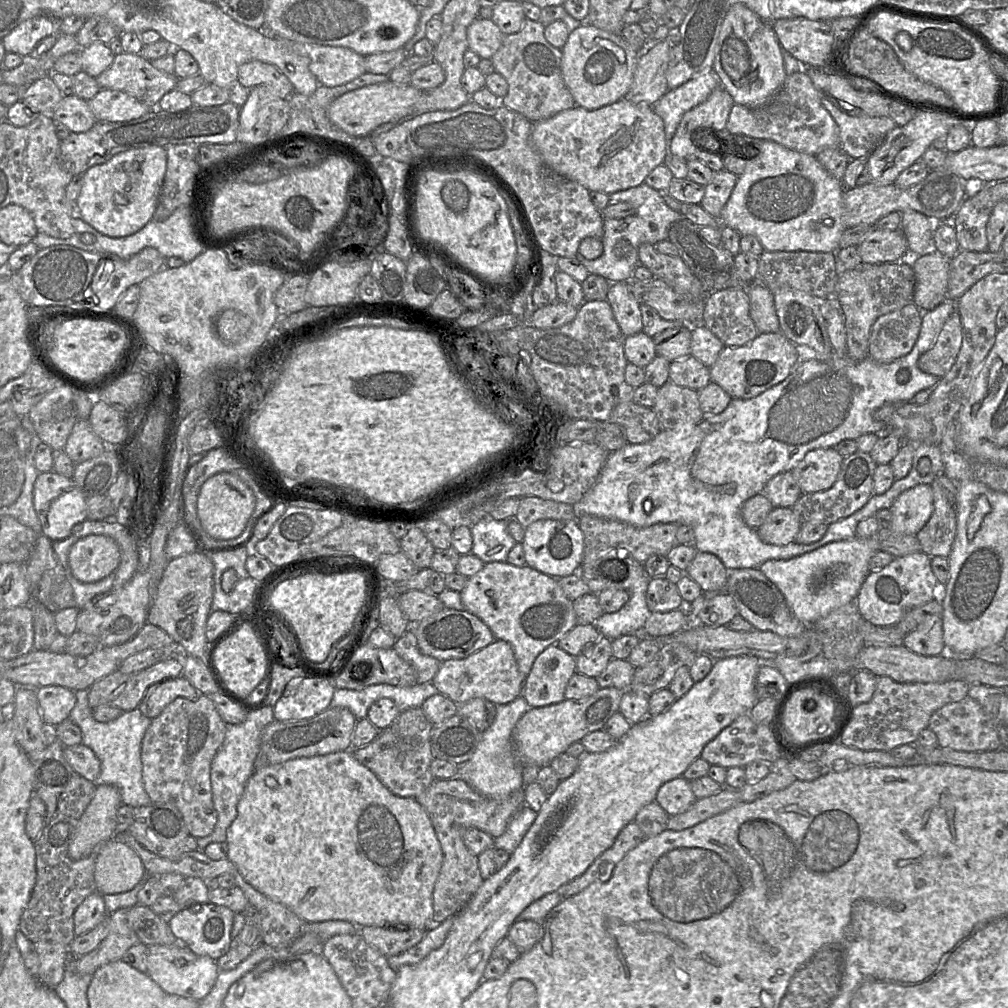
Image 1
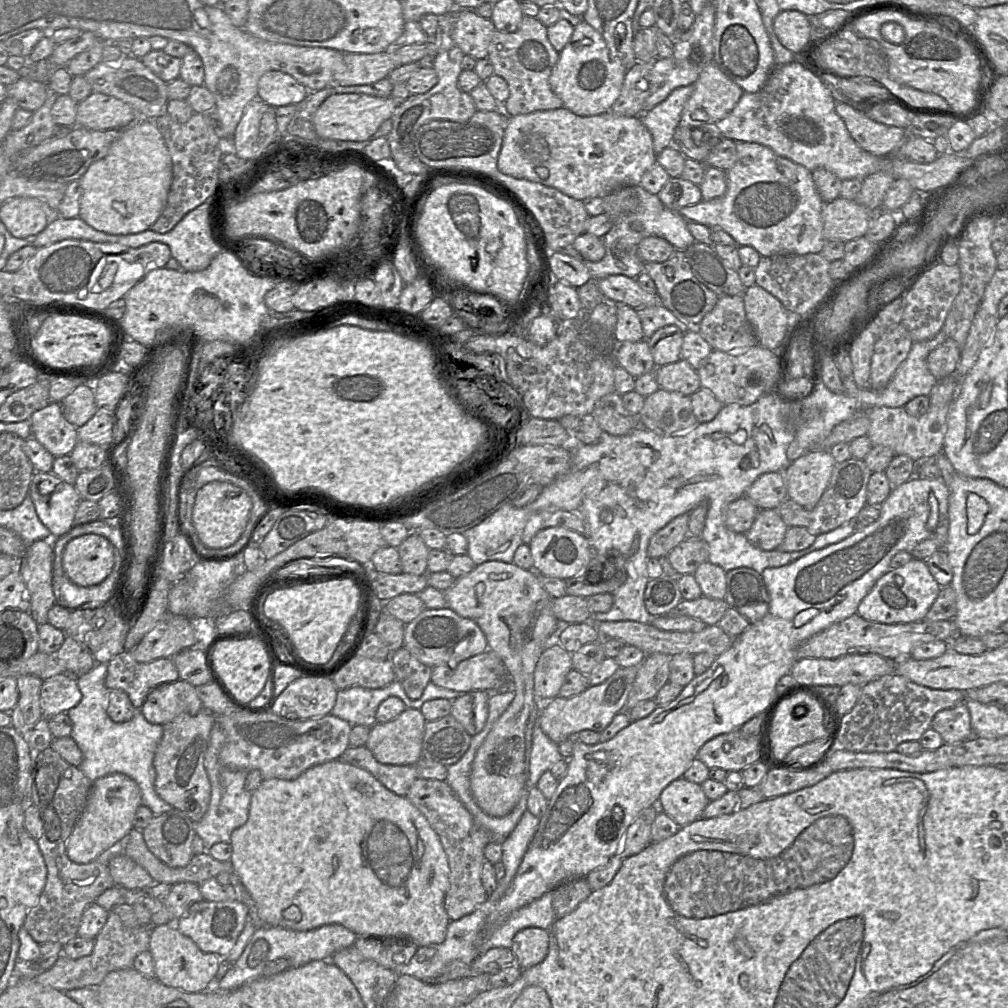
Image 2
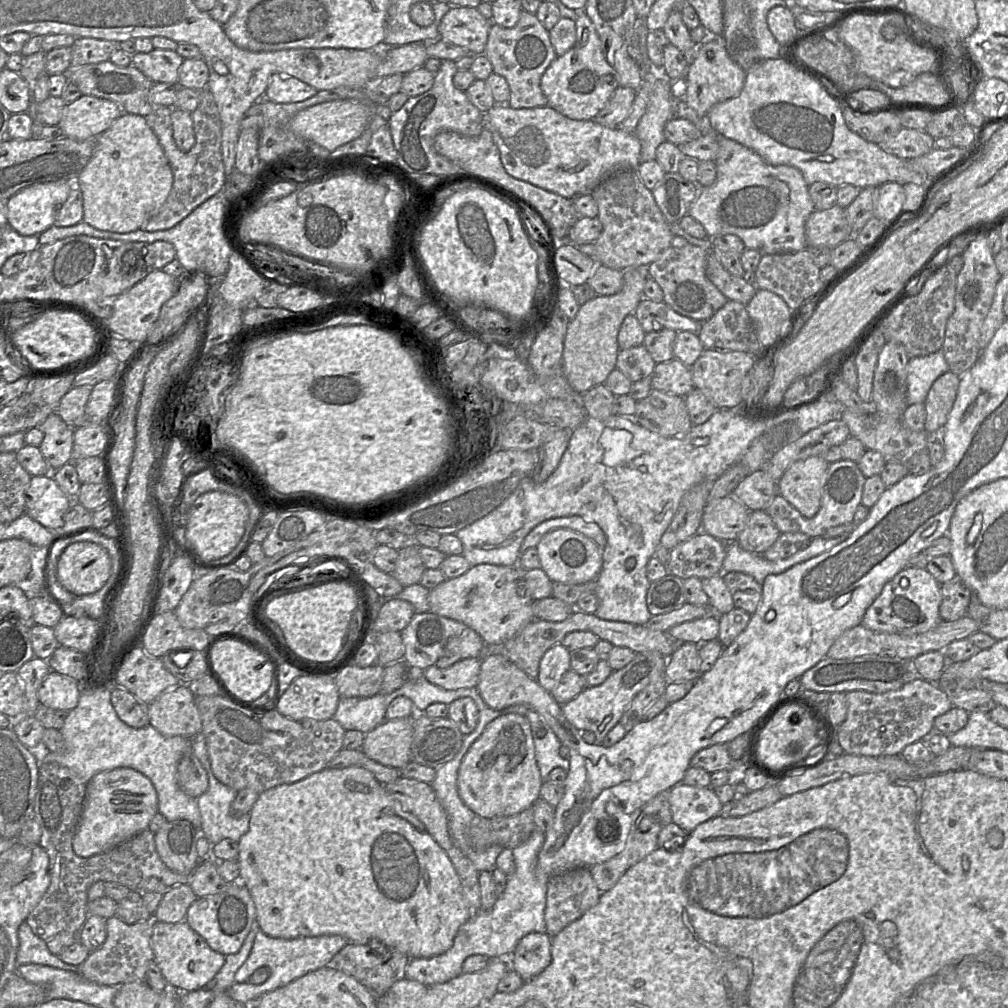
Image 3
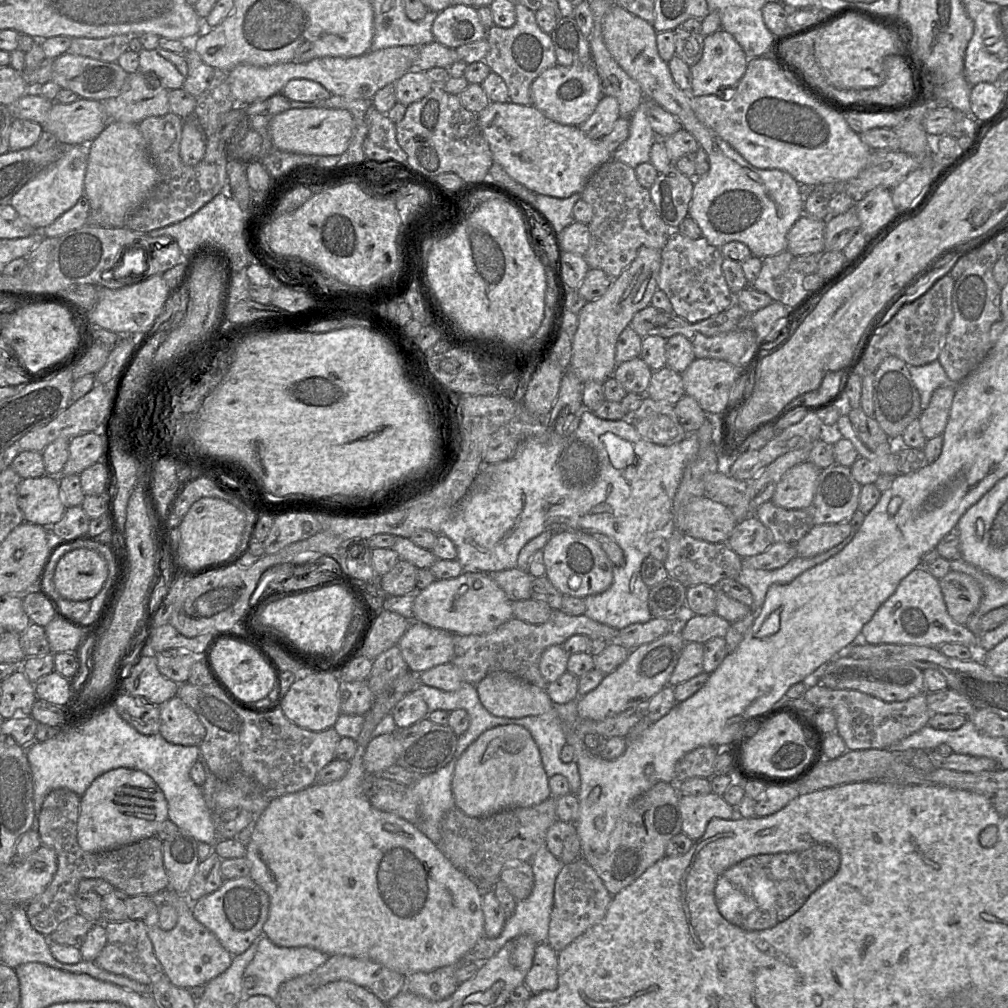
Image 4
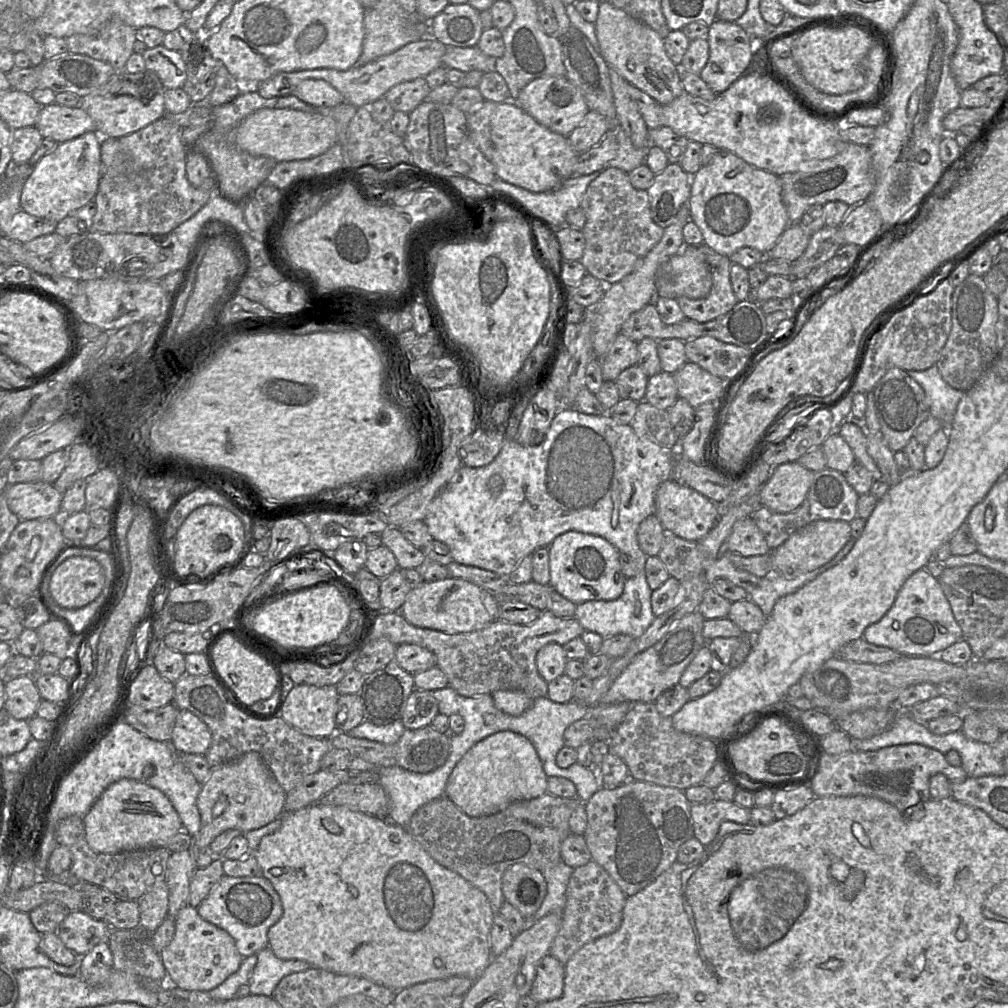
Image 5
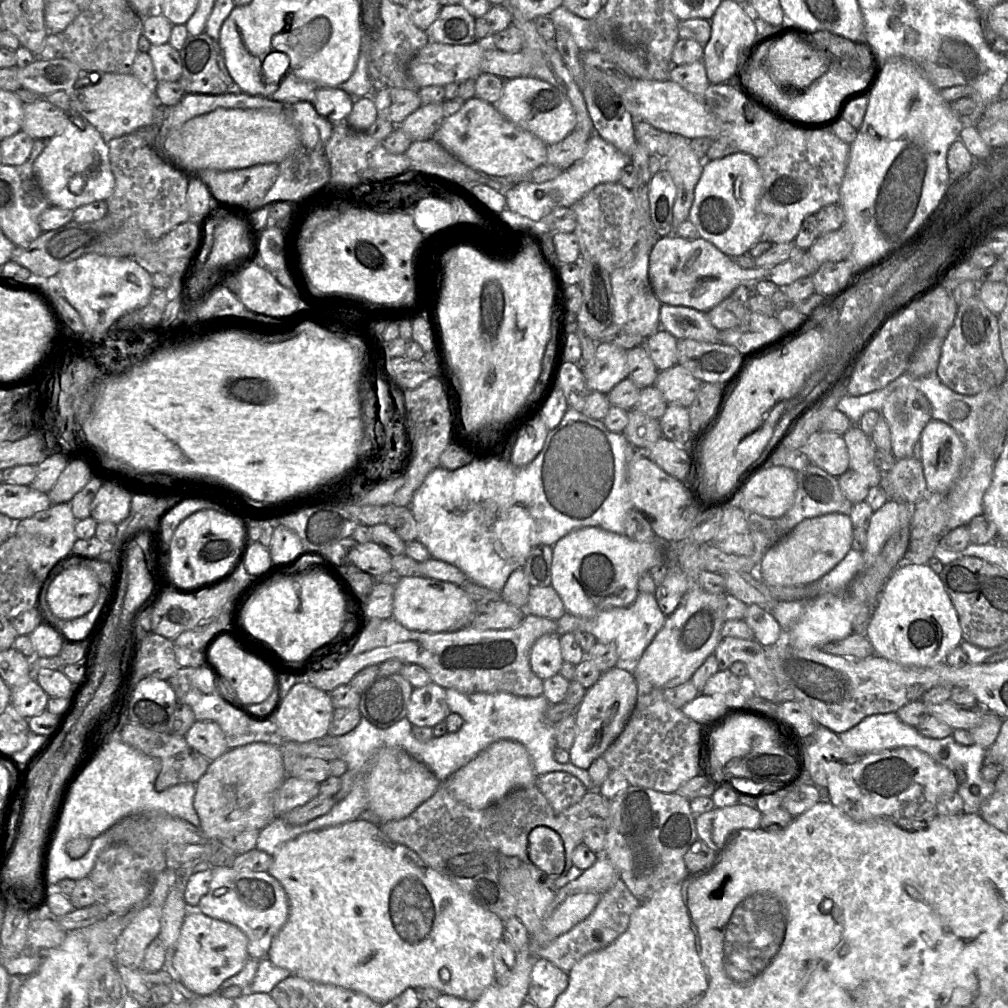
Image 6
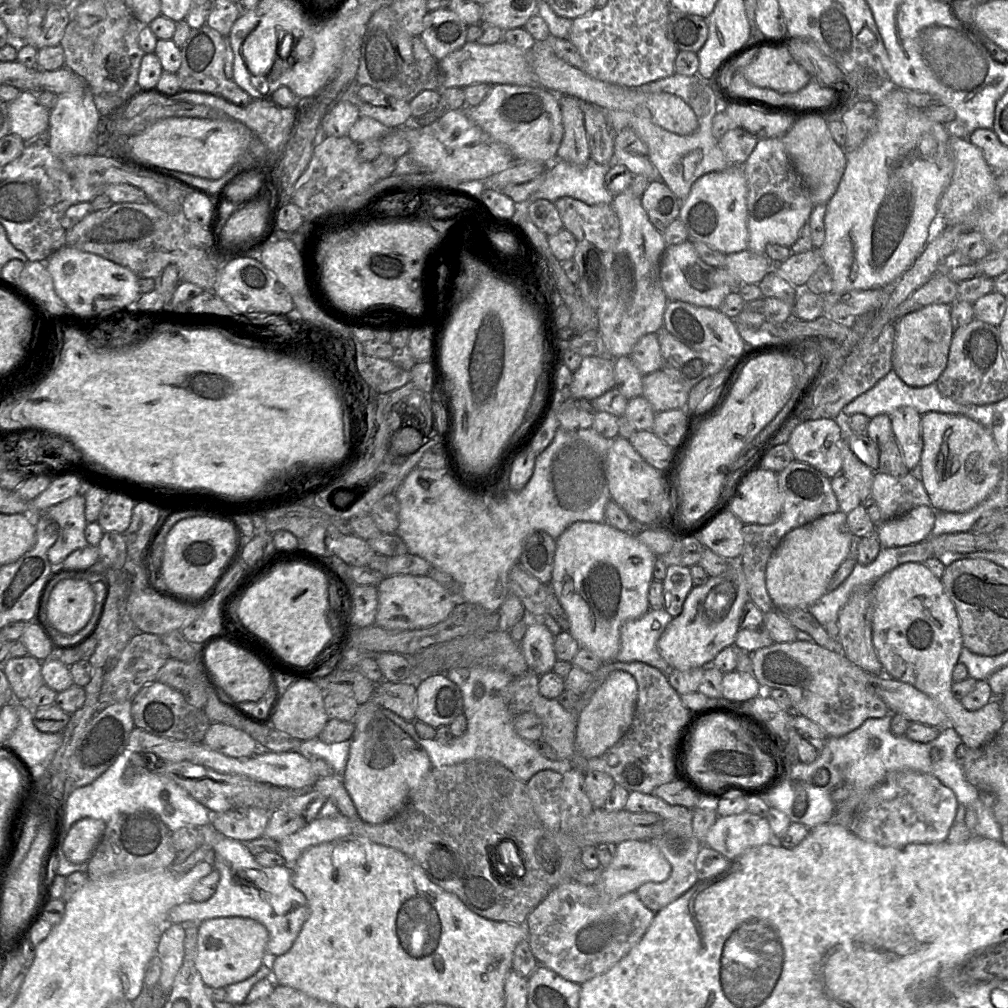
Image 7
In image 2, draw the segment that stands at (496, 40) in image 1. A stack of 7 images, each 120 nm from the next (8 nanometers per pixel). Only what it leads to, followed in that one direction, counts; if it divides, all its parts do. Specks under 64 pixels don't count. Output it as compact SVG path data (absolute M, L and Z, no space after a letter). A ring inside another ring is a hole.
M460 9L456 14L452 38L464 55L480 60L488 57L495 31L490 18L483 18L472 9Z

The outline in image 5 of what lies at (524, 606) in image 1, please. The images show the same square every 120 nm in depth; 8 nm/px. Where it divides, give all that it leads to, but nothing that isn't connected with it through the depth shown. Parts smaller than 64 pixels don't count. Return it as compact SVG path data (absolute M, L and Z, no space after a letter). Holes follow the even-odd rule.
M447 577L424 581L407 594L400 614L412 625L457 634L483 629L497 620L499 603L493 594L466 580ZM500 731L467 751L451 772L445 795L468 816L482 817L502 811L514 802L546 794L547 778L531 741L513 731Z

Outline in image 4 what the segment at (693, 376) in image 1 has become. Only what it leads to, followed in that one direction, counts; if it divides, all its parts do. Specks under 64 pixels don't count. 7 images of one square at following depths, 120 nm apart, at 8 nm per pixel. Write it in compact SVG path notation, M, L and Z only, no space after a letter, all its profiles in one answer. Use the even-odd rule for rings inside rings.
M669 366L653 371L645 395L654 400L669 402L674 405L685 395L681 373Z

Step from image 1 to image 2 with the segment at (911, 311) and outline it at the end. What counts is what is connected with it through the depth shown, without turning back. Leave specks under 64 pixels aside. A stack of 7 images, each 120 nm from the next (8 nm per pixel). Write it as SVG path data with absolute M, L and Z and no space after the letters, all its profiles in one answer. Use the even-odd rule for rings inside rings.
M902 323L891 325L877 340L871 358L870 388L882 389L906 359L913 341Z

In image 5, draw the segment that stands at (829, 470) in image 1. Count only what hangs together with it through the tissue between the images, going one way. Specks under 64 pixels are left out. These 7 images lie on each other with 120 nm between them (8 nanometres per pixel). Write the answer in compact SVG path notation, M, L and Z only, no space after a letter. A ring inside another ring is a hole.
M799 462L775 466L759 492L760 506L778 513L791 513L804 502L813 479L813 471Z

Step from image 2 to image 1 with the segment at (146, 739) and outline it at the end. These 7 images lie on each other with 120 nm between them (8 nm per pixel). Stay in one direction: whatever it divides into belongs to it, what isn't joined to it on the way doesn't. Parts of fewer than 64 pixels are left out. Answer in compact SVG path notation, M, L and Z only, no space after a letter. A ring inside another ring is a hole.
M88 690L74 691L76 704L69 719L81 730L81 744L90 748L100 761L100 774L95 783L98 785L112 785L119 791L122 804L131 807L149 806L151 799L146 793L142 780L141 742L151 724L151 720L136 708L123 712L118 718L101 723L94 719L93 709L88 703Z

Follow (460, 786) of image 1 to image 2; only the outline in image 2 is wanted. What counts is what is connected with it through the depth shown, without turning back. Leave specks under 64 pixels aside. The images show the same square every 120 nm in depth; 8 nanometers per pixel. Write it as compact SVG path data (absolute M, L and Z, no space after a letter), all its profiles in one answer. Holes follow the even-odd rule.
M417 778L405 796L425 816L447 855L450 872L444 905L450 920L457 920L473 912L488 897L481 880L481 869L490 835L474 822L471 813L445 780Z

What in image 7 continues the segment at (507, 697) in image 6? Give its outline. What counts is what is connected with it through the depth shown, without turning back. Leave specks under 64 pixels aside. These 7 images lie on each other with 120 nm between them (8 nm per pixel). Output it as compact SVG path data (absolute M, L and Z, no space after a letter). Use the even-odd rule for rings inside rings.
M490 667L452 668L446 675L461 690L467 729L462 736L454 737L448 744L441 744L435 739L418 739L411 735L411 738L426 751L432 768L455 765L472 759L487 759L502 764L525 783L542 770L575 770L572 759L550 760L537 750L535 741L527 741L516 733L513 725L515 715L504 699L504 689L514 678L512 675Z

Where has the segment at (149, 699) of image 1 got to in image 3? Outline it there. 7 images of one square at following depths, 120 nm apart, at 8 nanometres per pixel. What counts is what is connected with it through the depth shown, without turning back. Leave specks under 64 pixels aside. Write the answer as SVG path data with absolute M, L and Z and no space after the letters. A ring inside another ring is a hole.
M179 684L162 692L148 705L149 725L164 736L181 736L192 738L202 731L202 724L195 696L187 685Z

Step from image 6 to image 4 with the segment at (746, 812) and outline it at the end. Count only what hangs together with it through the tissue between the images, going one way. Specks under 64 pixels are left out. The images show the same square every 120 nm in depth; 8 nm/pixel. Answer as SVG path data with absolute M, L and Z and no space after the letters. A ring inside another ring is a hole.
M713 792L706 795L681 795L682 832L693 841L701 838L712 818L732 819L734 807Z

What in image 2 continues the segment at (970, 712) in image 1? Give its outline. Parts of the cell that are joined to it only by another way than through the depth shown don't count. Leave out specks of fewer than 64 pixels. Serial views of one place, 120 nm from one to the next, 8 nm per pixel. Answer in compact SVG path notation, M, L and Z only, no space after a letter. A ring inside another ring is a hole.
M965 703L935 714L931 728L937 731L946 744L954 744L973 736L970 712Z

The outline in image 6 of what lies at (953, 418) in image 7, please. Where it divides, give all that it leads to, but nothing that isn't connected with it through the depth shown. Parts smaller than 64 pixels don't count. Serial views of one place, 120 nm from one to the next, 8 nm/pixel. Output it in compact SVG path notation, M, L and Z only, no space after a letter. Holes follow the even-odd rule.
M934 419L922 430L920 441L920 460L927 489L931 493L946 495L965 460L965 443L951 426Z

